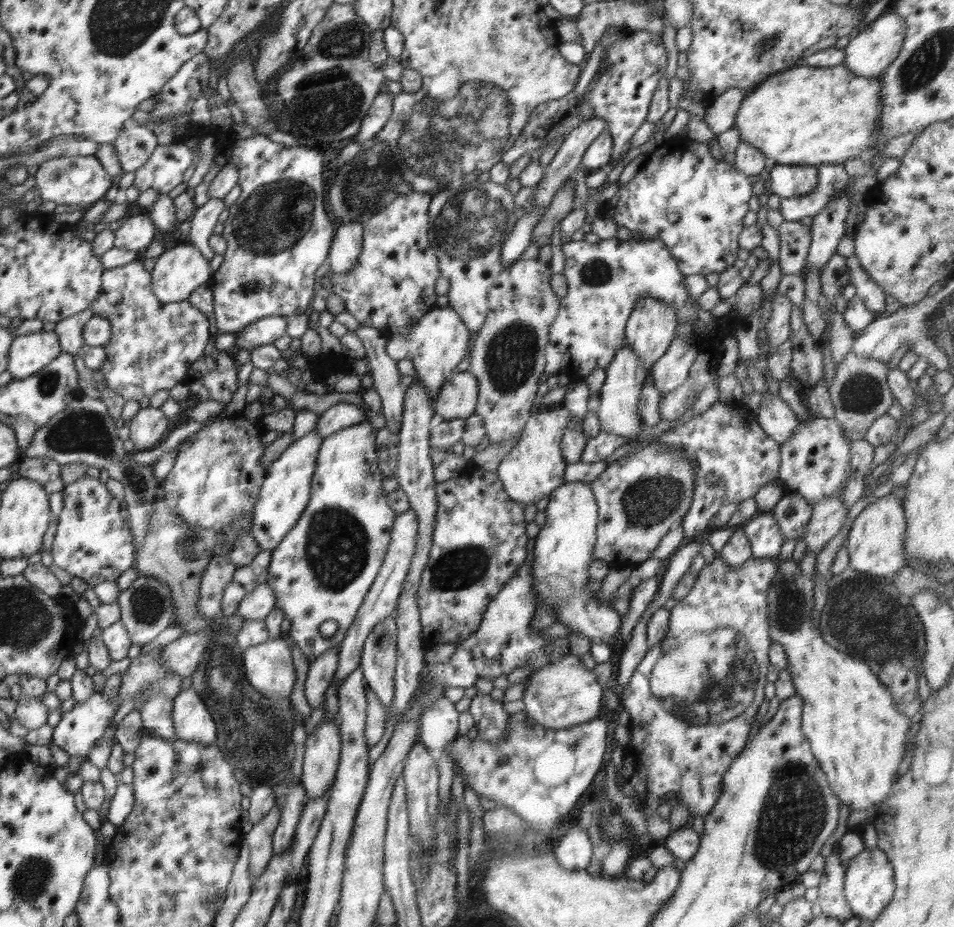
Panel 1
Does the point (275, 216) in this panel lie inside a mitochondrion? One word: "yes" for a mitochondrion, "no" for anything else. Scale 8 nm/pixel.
yes

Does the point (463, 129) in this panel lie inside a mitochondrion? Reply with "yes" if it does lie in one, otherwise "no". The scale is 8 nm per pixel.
yes

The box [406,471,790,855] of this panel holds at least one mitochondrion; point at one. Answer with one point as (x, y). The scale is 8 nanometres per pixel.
(716, 678)

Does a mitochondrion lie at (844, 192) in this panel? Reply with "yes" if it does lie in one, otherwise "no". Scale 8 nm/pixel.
no

